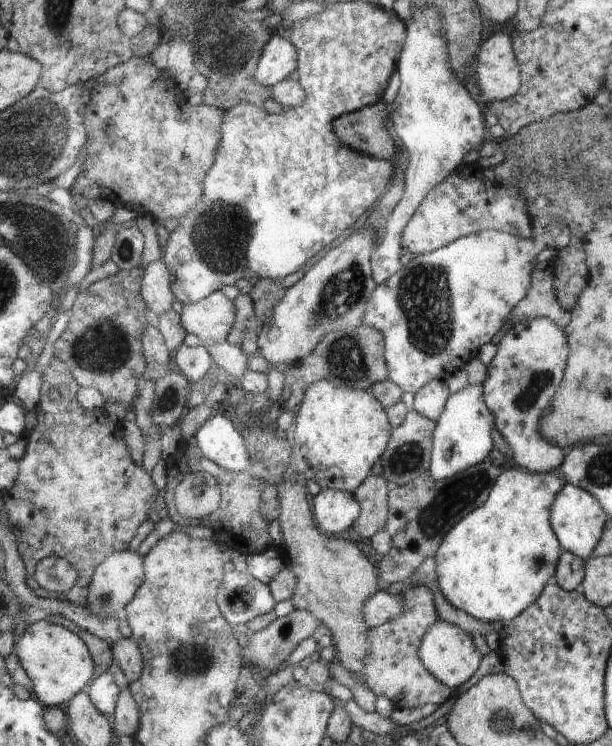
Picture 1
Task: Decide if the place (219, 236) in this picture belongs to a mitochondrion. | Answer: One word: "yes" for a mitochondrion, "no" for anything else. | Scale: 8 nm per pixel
yes

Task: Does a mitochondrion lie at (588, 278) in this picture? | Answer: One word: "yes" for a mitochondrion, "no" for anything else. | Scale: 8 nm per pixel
no

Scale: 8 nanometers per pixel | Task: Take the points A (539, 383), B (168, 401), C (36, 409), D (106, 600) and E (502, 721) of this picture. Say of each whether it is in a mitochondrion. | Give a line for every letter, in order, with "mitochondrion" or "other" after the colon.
A: mitochondrion
B: mitochondrion
C: other
D: mitochondrion
E: mitochondrion

